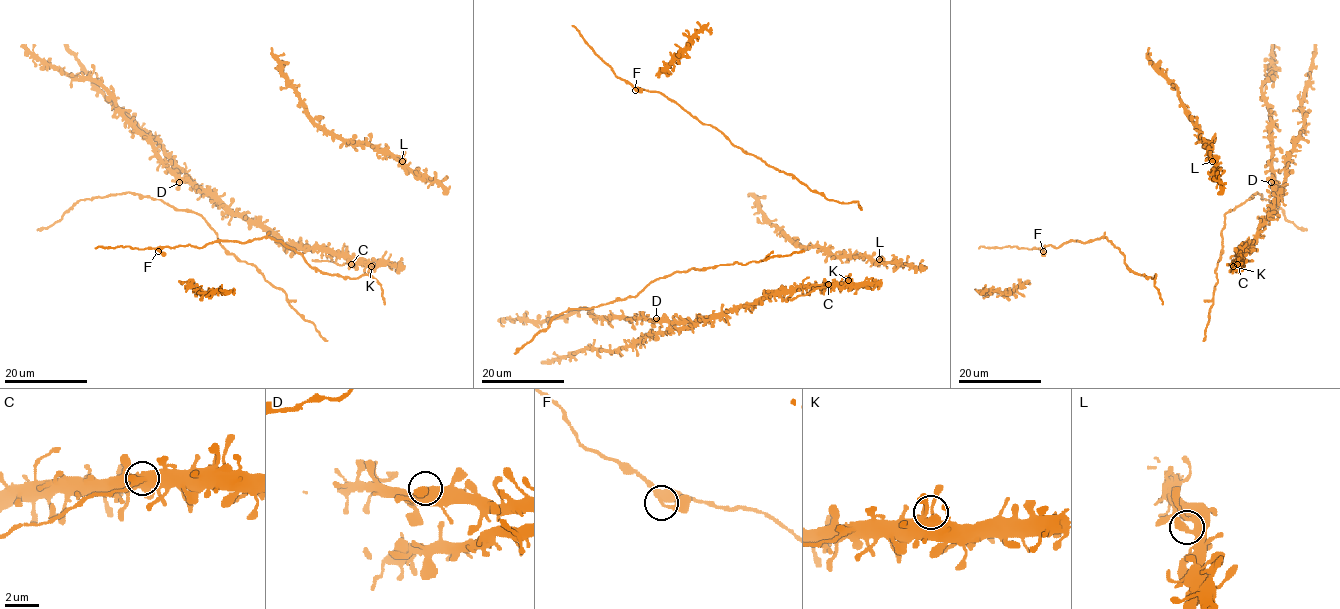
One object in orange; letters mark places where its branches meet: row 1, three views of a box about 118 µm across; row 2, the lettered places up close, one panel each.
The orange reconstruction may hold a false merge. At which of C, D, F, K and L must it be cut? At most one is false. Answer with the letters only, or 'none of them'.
C

